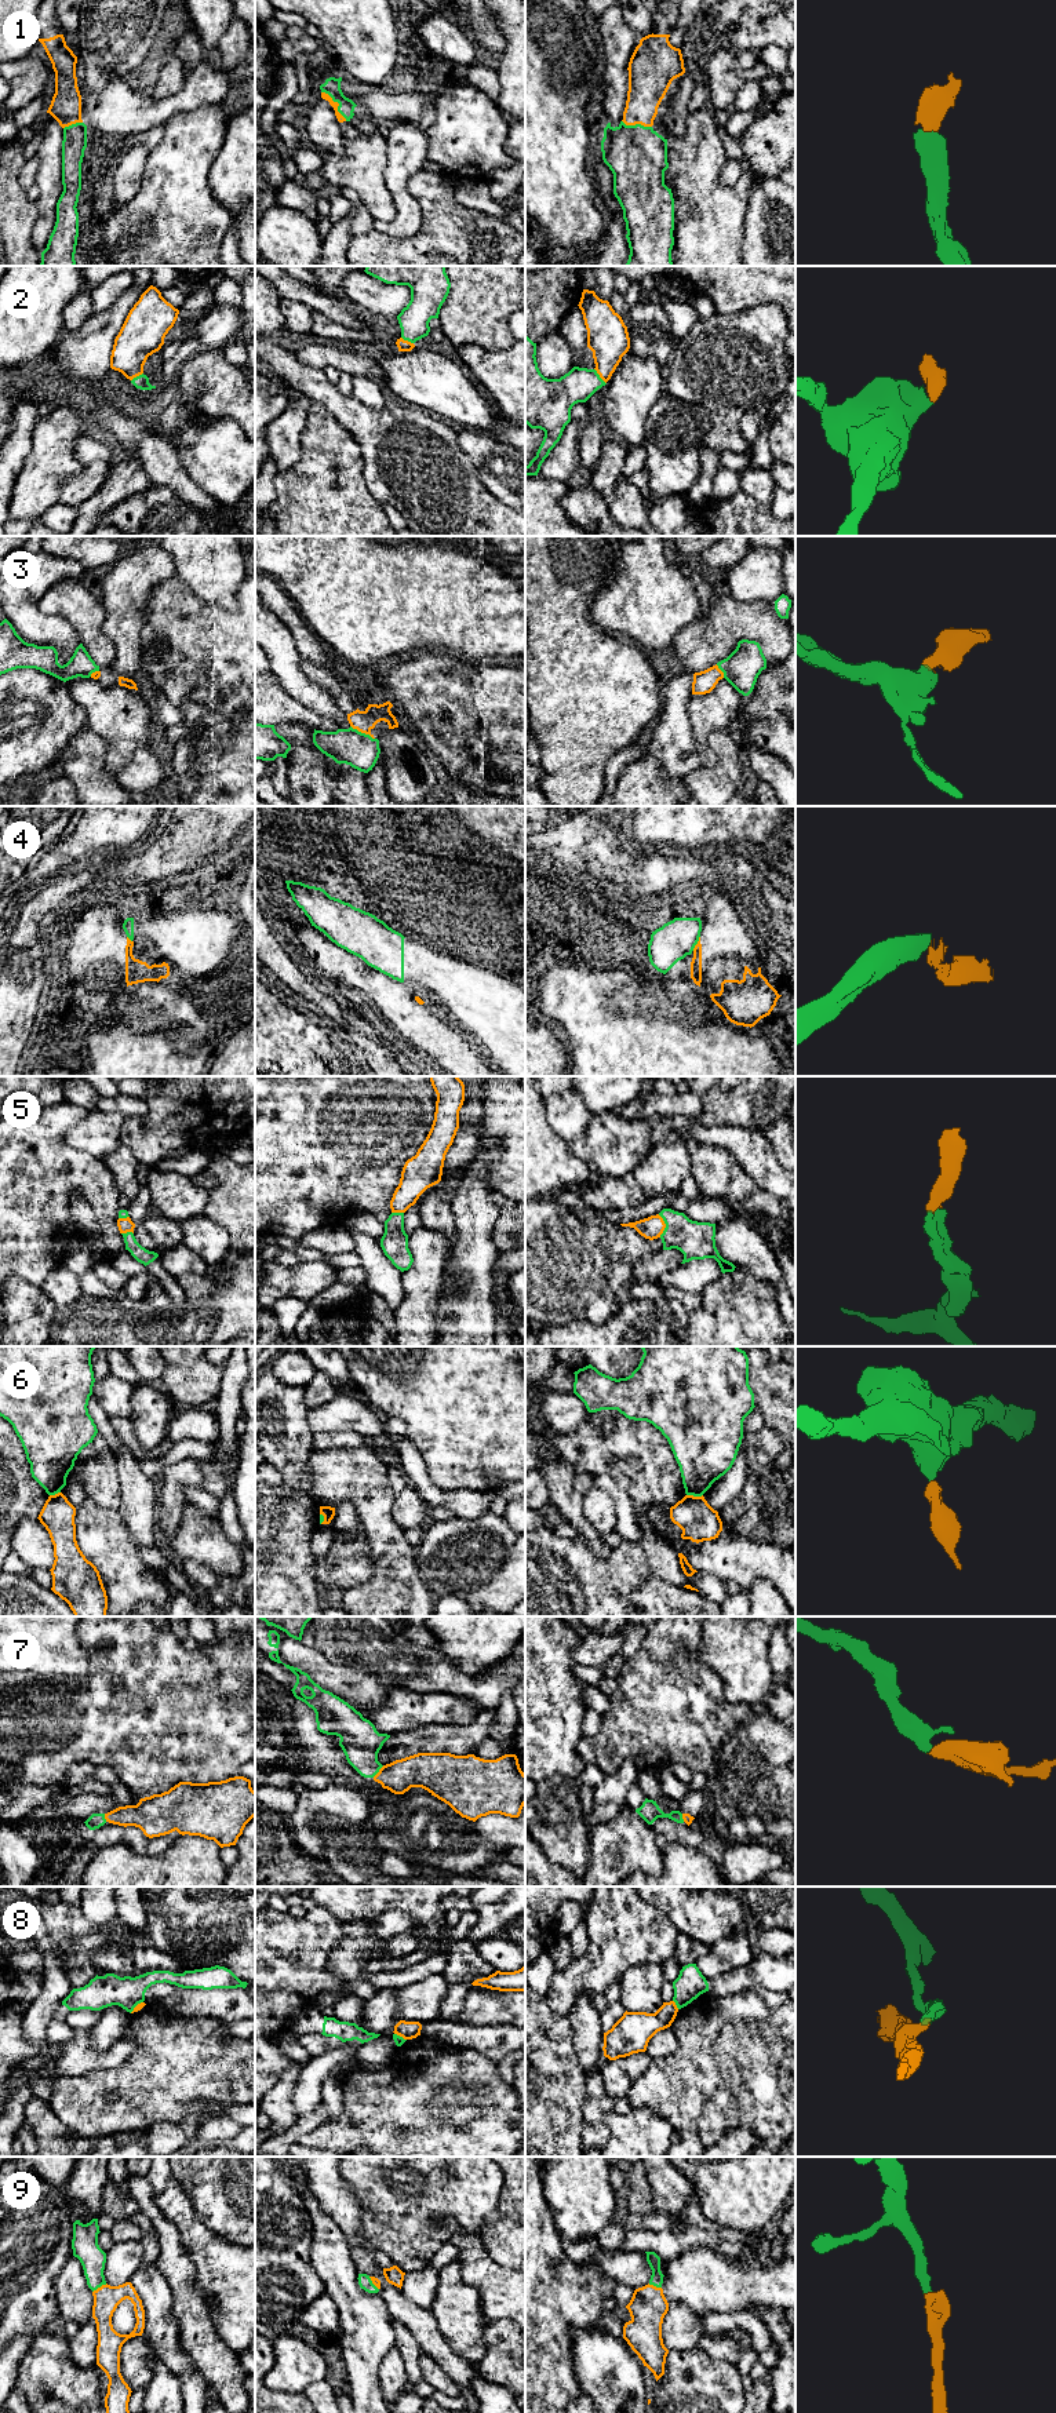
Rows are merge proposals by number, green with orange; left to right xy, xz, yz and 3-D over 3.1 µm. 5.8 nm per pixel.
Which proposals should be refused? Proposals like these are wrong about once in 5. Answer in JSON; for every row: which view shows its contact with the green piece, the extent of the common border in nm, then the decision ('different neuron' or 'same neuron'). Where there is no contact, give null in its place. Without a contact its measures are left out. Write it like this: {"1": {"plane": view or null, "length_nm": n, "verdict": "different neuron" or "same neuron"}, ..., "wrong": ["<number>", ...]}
{"1": {"plane": "xz", "length_nm": 220, "verdict": "same neuron"}, "2": {"plane": "yz", "length_nm": 120, "verdict": "same neuron"}, "3": {"plane": "xz", "length_nm": 170, "verdict": "same neuron"}, "4": {"plane": "yz", "length_nm": 100, "verdict": "different neuron"}, "5": {"plane": "yz", "length_nm": 140, "verdict": "same neuron"}, "6": {"plane": "yz", "length_nm": 100, "verdict": "different neuron"}, "7": {"plane": "xz", "length_nm": 100, "verdict": "same neuron"}, "8": {"plane": "yz", "length_nm": 70, "verdict": "different neuron"}, "9": {"plane": "xy", "length_nm": 100, "verdict": "same neuron"}, "wrong": ["4", "6", "8"]}

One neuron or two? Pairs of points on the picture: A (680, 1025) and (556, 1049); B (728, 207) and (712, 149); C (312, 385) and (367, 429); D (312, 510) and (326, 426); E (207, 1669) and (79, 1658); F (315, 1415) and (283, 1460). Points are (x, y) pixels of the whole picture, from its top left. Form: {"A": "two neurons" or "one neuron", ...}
{"A": "two neurons", "B": "one neuron", "C": "one neuron", "D": "one neuron", "E": "two neurons", "F": "two neurons"}

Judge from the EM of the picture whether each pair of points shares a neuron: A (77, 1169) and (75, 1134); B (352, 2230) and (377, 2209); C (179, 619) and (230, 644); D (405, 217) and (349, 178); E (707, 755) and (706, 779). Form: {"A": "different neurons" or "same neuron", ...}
{"A": "different neurons", "B": "different neurons", "C": "same neuron", "D": "different neurons", "E": "different neurons"}

